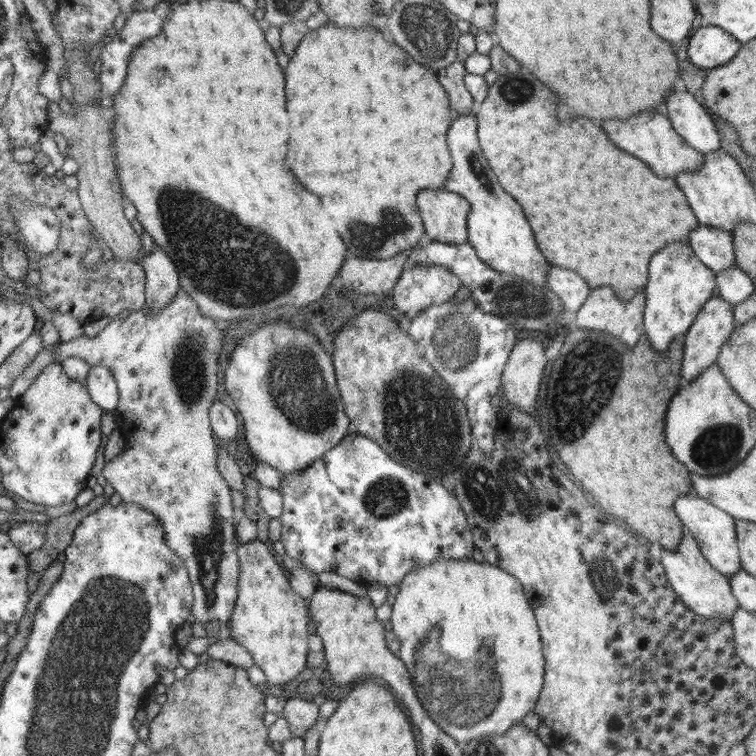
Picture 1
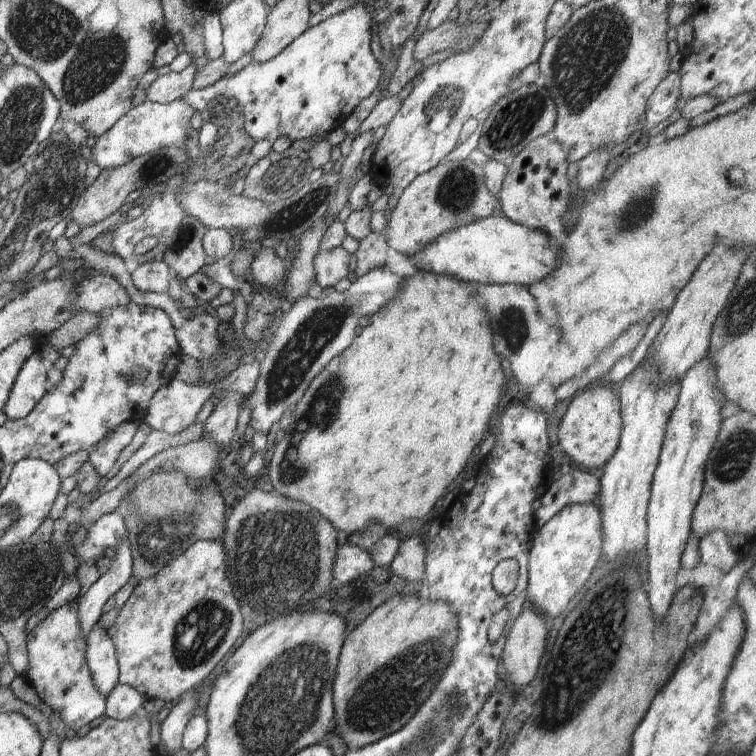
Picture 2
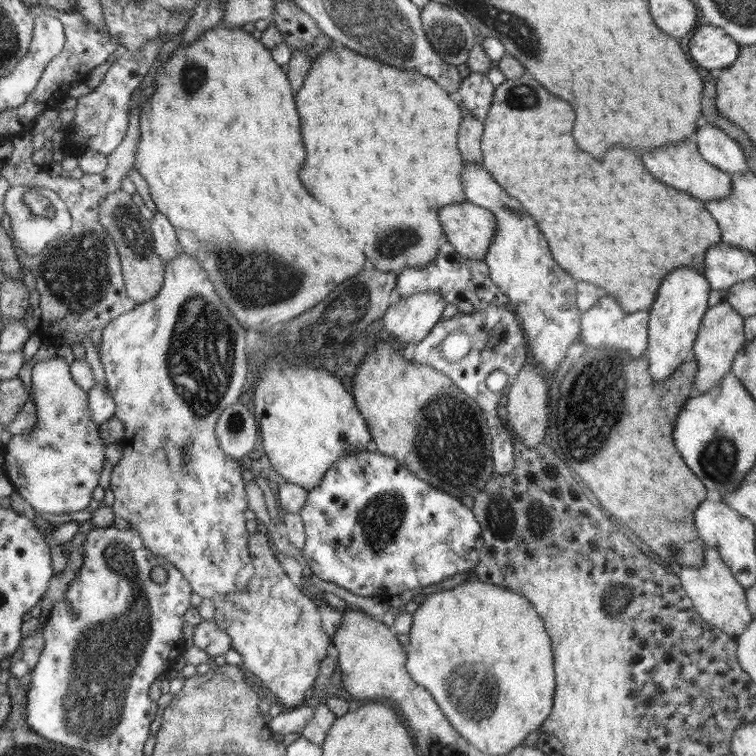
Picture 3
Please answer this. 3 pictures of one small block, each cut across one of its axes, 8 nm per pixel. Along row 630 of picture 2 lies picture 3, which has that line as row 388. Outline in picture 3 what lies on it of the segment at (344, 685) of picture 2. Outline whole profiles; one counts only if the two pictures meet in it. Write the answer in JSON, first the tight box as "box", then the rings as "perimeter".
{"box":[352,341,496,499],"perimeter":[[[382,341],[364,356],[356,368],[352,396],[370,429],[373,449],[396,459],[400,466],[434,488],[461,499],[462,496],[474,496],[476,492],[483,491],[492,474],[496,475],[491,459],[492,439],[480,405],[442,372],[431,366],[404,360],[402,352],[396,351],[392,343]]]}

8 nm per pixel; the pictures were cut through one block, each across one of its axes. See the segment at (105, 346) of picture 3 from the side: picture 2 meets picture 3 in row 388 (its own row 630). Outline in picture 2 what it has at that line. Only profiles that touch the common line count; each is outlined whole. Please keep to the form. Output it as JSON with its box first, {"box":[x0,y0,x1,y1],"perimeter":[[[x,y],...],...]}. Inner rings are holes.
{"box":[107,540,244,703],"perimeter":[[[197,540],[186,552],[161,568],[156,576],[136,585],[129,600],[120,608],[114,624],[107,630],[117,652],[119,682],[134,687],[144,698],[160,698],[175,703],[181,696],[198,687],[214,667],[234,648],[244,630],[238,600],[226,580],[225,548],[221,540]],[[197,624],[200,628],[190,628]]]}

